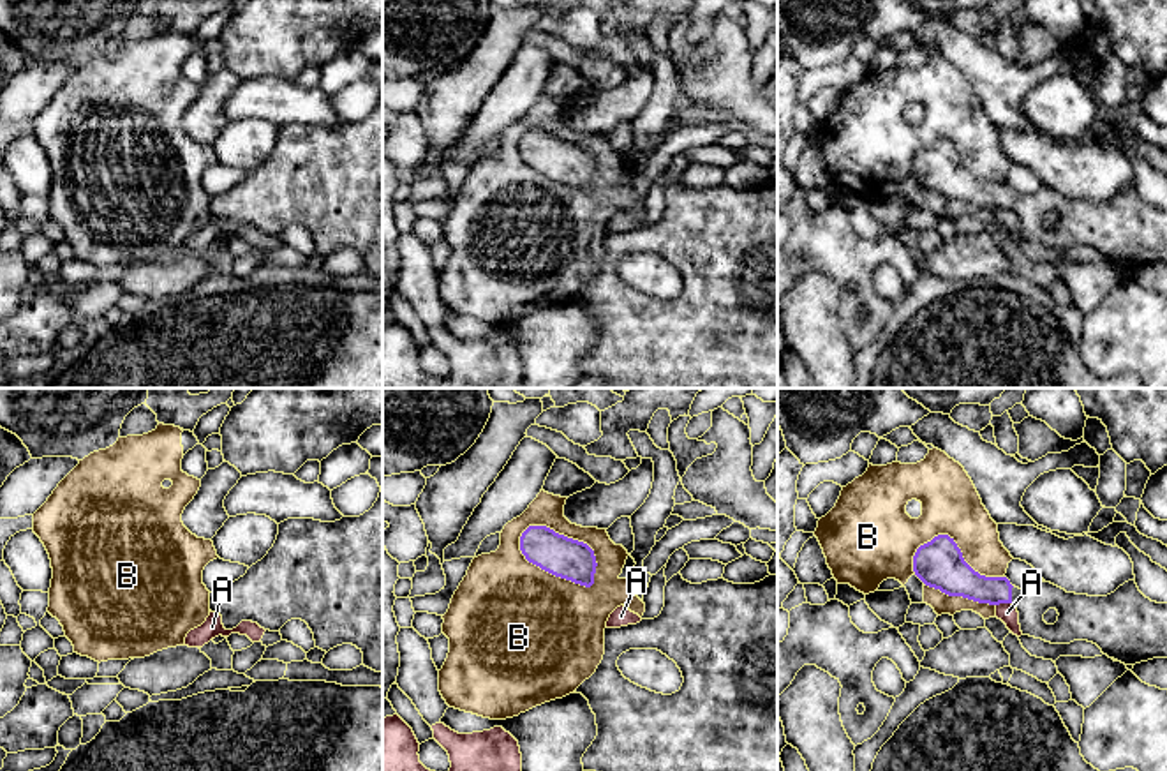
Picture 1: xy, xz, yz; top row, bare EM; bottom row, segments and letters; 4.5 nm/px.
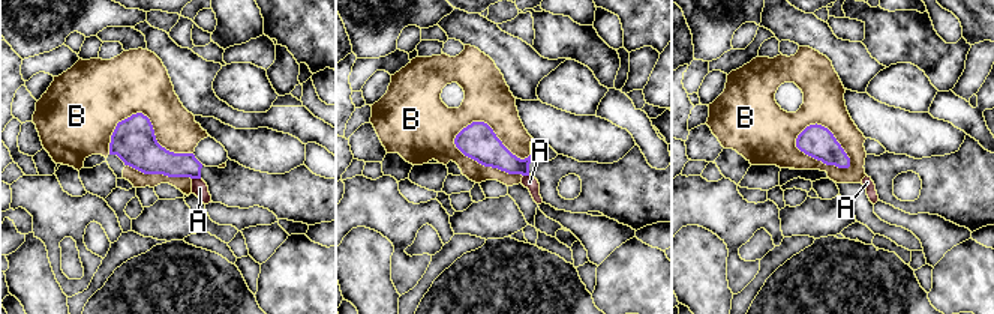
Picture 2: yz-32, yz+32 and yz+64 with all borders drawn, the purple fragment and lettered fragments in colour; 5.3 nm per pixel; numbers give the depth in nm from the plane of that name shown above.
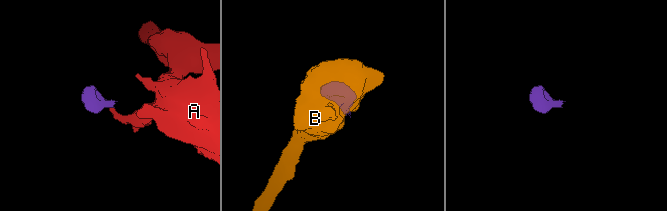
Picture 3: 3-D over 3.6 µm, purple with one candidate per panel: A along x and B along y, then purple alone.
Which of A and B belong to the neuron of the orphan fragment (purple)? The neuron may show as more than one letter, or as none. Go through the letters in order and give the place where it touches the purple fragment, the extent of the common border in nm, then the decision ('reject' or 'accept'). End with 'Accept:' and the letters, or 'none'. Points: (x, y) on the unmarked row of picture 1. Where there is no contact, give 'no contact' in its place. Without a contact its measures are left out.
A: meets purple in yz at (1003, 207); contact 70 nm long; reject
B: meets purple in xz at (549, 177); contact 420 nm long; reject
Accept: none

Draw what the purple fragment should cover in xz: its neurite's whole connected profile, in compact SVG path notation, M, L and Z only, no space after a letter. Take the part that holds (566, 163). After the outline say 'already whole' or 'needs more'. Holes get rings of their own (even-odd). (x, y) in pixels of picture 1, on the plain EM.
M529 131L520 141L525 164L541 175L591 192L596 178L594 155L578 145L555 138L546 131Z | already whole

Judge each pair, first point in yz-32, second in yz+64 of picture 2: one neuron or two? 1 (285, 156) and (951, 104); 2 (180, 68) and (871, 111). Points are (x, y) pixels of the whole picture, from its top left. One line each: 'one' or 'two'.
1: two
2: two

